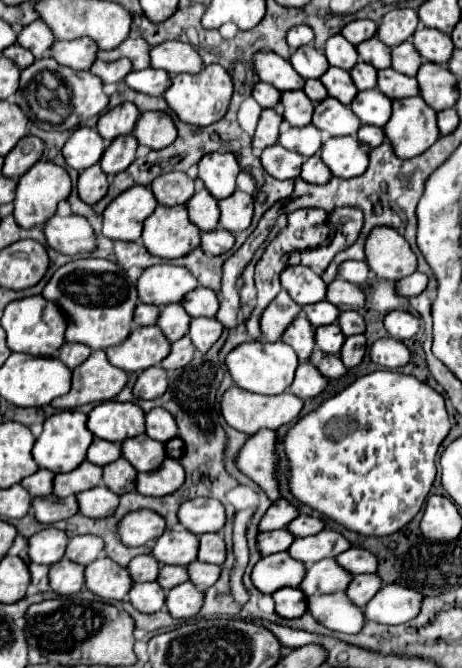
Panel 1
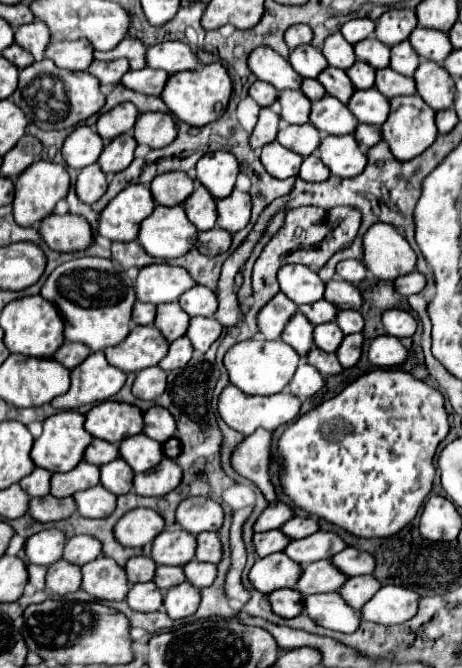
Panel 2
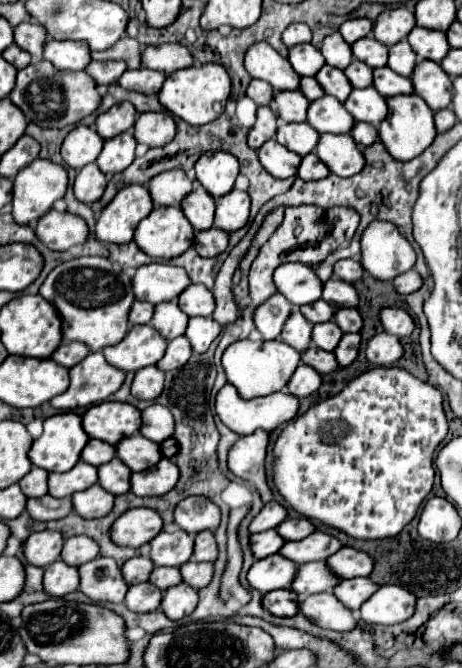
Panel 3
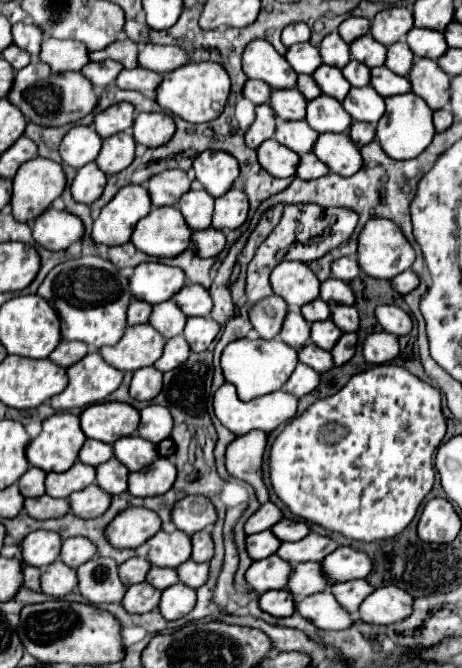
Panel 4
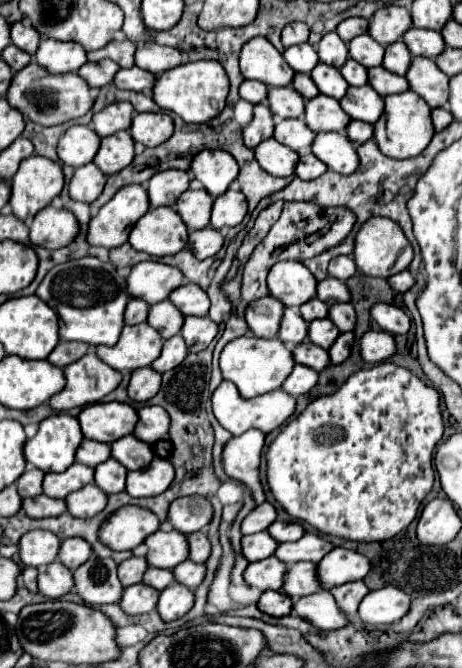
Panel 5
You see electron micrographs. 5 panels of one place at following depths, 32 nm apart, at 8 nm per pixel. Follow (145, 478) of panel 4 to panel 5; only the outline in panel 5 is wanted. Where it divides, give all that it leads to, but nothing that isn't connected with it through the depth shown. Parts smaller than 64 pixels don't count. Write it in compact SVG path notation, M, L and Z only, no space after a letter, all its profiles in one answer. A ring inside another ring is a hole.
M154 458L148 468L128 472L126 480L126 492L130 496L142 498L142 496L154 496L166 492L174 480L174 466L166 458Z

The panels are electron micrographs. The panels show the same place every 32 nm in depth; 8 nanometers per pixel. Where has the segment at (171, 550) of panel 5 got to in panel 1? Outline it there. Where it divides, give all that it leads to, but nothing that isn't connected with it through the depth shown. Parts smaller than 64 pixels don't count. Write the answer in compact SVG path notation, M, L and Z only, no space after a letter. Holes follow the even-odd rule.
M168 530L156 540L152 554L160 564L188 566L198 558L198 536L188 530Z

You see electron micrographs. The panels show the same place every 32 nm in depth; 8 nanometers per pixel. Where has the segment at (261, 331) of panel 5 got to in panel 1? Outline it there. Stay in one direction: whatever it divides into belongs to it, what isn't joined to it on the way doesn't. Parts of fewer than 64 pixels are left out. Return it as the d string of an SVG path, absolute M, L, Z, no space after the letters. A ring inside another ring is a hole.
M282 290L272 302L270 308L264 310L260 326L262 336L266 342L276 342L284 334L284 330L292 324L292 320L302 314L302 306L294 304L294 300L288 296L286 290Z

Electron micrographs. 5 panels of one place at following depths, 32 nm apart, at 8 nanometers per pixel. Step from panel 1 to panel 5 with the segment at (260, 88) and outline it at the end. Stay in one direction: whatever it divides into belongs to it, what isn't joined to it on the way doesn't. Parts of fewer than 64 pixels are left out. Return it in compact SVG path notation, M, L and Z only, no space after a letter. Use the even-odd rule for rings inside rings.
M244 80L242 86L240 86L240 96L252 104L258 104L258 102L264 102L266 100L266 92L268 92L268 86L258 82L258 80Z

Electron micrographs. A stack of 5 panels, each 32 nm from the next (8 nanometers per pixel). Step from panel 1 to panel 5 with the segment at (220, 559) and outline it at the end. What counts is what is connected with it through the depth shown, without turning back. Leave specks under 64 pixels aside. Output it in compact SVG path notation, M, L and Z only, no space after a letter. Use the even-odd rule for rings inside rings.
M206 530L190 534L188 540L190 540L190 560L192 562L206 562L210 558L210 552L212 552Z

